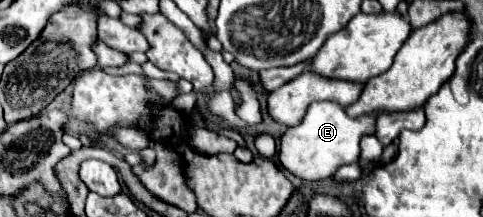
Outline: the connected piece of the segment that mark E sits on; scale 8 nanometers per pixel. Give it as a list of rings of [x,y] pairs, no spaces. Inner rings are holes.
[[[320,101],[312,103],[306,109],[306,115],[302,117],[302,123],[296,127],[290,127],[280,137],[280,149],[278,149],[278,163],[290,171],[292,175],[306,179],[306,181],[322,181],[330,177],[338,167],[356,163],[360,155],[360,137],[364,133],[374,133],[374,121],[378,113],[364,115],[358,119],[352,119],[346,115],[344,107],[332,101]]]

